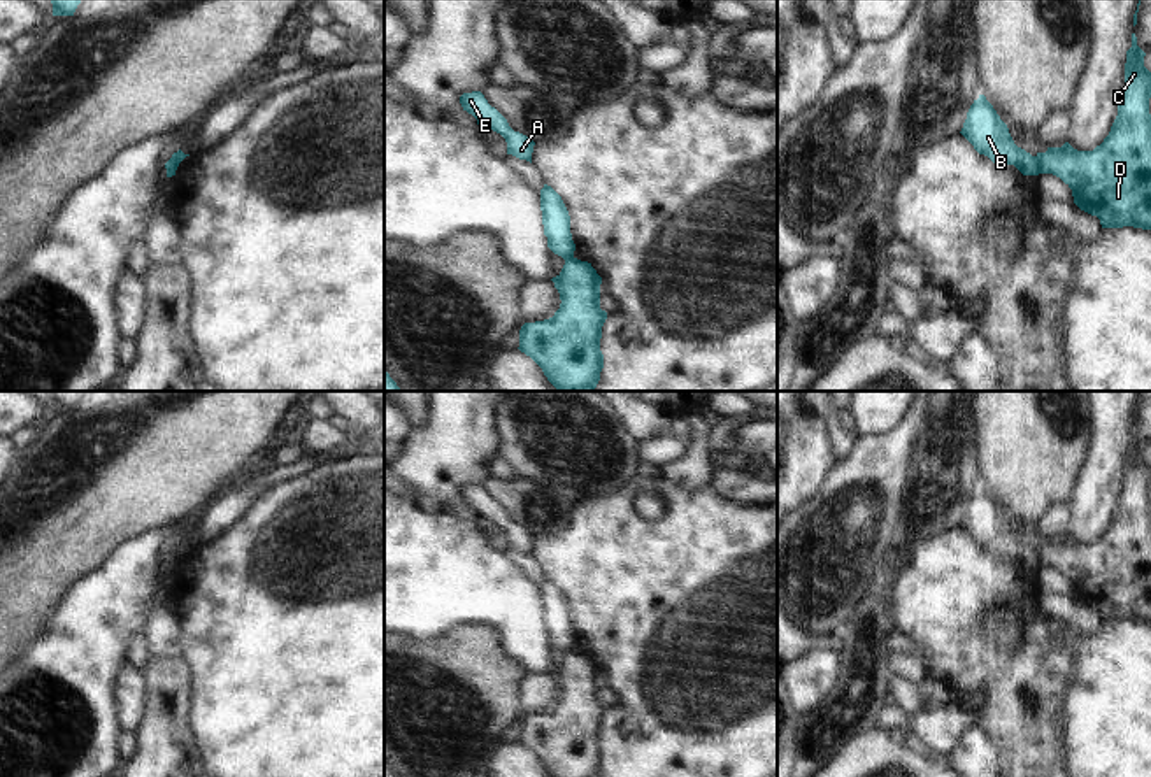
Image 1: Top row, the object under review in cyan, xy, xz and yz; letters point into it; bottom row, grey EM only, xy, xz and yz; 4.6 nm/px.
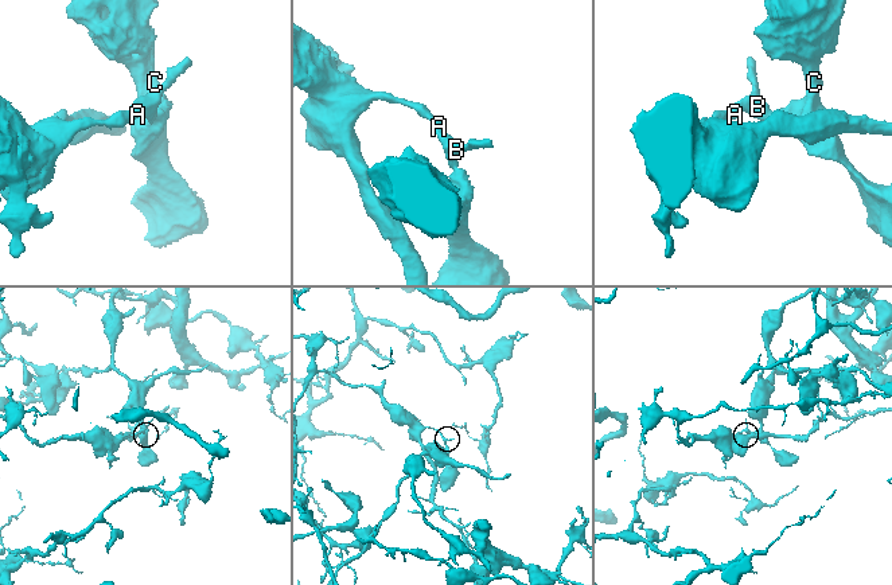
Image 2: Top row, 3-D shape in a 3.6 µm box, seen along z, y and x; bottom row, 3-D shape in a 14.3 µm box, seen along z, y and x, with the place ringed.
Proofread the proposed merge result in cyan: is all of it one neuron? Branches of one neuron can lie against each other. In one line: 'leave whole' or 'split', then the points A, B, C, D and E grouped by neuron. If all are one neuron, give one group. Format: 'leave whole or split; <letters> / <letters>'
split; A B E / C D

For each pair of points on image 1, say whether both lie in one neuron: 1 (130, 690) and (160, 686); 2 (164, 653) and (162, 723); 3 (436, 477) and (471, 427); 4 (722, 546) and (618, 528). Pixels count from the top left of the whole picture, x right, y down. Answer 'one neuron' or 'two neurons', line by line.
1: two neurons
2: one neuron
3: one neuron
4: one neuron

